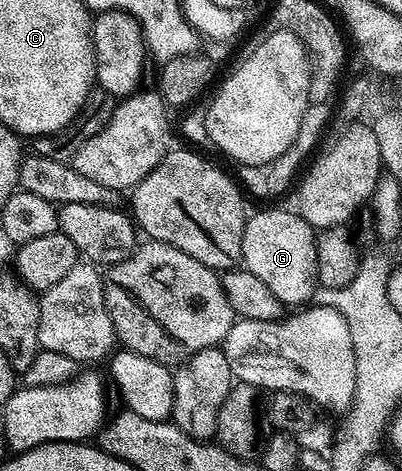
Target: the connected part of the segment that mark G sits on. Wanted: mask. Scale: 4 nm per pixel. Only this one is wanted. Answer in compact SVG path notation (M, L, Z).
M264 207L261 213L256 213L247 218L244 223L242 235L242 265L249 269L274 295L284 307L300 307L313 300L318 288L316 276L318 275L318 251L316 250L317 230L312 228L306 219L302 219L299 212L288 209L272 209L276 207Z

